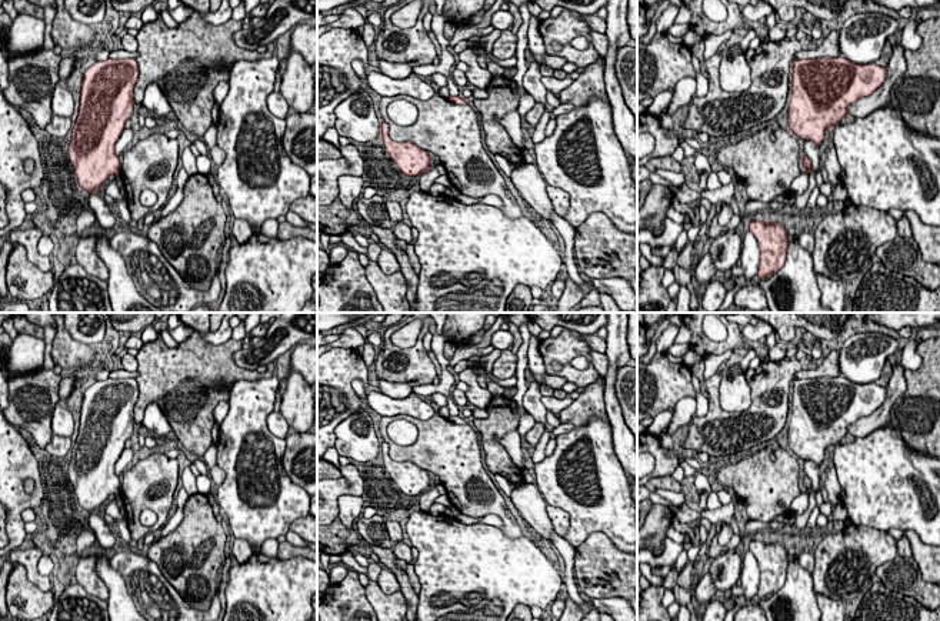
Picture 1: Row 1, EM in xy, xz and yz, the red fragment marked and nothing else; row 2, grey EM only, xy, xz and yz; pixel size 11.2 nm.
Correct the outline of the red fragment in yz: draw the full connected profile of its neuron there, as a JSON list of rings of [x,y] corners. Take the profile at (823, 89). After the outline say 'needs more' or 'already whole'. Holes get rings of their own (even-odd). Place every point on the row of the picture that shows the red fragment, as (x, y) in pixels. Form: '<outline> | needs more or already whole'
[[[841,54],[794,59],[787,127],[820,147],[826,131],[840,124],[853,103],[877,90],[886,76],[886,67],[856,64]]] | already whole

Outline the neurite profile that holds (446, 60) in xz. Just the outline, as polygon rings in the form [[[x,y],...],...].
[[[443,50],[441,51],[441,57],[439,59],[439,64],[434,66],[431,64],[420,64],[420,66],[414,66],[413,71],[417,76],[424,76],[424,77],[430,77],[431,74],[443,74],[447,79],[447,89],[450,96],[459,96],[459,87],[454,83],[454,80],[450,77],[450,69],[456,64],[454,57],[447,51]]]

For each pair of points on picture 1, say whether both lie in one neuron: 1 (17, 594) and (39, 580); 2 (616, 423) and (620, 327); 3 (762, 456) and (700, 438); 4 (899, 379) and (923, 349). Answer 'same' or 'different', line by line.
1: different
2: same
3: different
4: different

